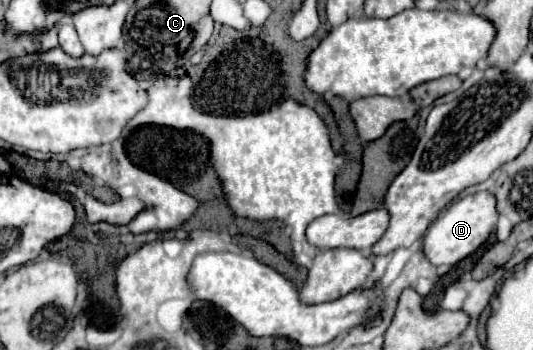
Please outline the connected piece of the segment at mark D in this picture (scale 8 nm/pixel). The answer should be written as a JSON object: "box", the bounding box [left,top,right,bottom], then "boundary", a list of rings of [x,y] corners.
{"box":[421,191,497,265],"boundary":[[[487,191],[467,195],[459,201],[455,201],[451,207],[447,207],[425,231],[421,239],[421,247],[425,257],[435,265],[455,265],[467,255],[471,255],[487,237],[491,235],[493,227],[497,221],[497,207],[495,207],[495,197]]]}

